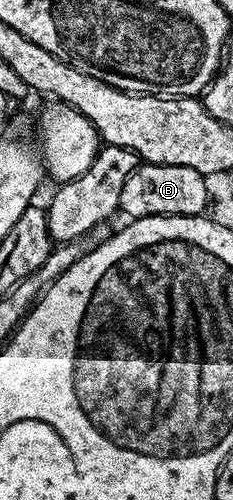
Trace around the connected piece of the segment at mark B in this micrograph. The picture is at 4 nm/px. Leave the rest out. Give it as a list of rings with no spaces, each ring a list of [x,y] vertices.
[[[141,164],[127,180],[127,184],[123,184],[120,213],[129,214],[130,219],[192,214],[201,216],[206,213],[210,202],[205,175],[195,172],[195,168]]]

